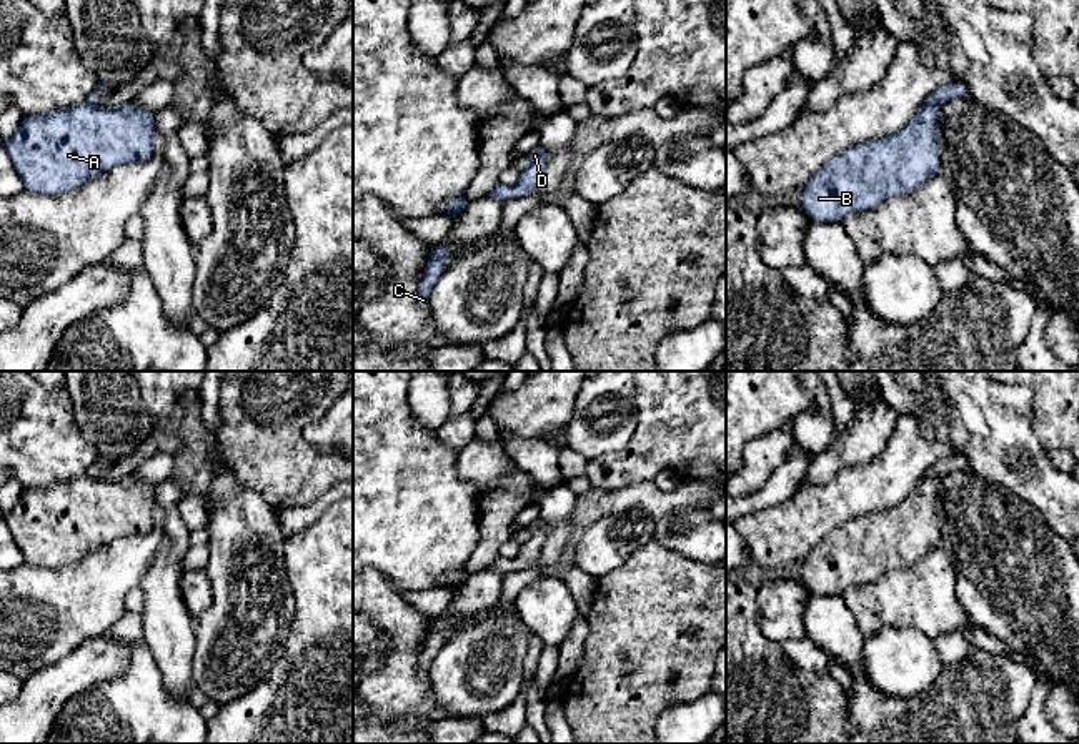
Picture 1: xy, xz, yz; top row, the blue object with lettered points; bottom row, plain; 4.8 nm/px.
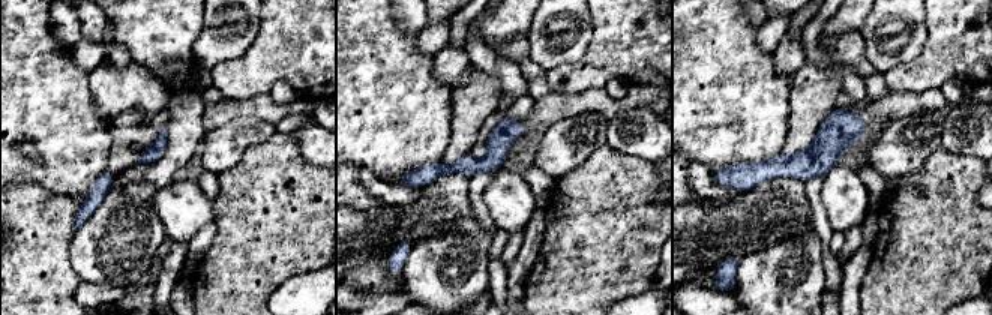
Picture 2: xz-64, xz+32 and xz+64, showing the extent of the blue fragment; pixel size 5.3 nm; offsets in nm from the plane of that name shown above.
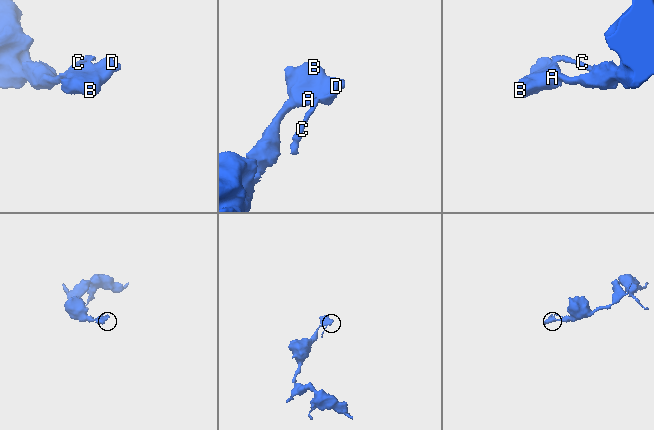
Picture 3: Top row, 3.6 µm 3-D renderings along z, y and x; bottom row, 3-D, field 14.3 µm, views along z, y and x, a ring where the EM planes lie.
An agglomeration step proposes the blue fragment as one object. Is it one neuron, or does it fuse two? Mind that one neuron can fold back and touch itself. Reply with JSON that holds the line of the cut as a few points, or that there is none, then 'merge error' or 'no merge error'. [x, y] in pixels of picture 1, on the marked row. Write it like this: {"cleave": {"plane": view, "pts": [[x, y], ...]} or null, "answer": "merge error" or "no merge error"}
{"cleave": {"plane": "yz", "pts": [[924, 102], [936, 105]]}, "answer": "merge error"}

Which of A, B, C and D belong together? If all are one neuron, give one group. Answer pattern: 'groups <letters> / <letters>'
groups A B D / C

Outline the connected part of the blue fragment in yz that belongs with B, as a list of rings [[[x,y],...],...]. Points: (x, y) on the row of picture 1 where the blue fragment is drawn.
[[[924,103],[898,133],[829,158],[803,188],[801,206],[813,221],[843,221],[853,211],[917,190],[937,173],[937,105]]]

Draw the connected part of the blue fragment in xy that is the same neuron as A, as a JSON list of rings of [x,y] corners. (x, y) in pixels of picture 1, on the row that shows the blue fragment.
[[[135,100],[113,110],[83,102],[68,110],[23,117],[18,130],[0,145],[8,153],[25,190],[55,195],[72,191],[115,166],[148,161],[153,156],[153,135],[155,112],[138,108]]]

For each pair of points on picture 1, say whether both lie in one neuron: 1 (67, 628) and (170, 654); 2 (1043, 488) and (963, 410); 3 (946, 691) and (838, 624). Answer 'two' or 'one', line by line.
1: two
2: one
3: one

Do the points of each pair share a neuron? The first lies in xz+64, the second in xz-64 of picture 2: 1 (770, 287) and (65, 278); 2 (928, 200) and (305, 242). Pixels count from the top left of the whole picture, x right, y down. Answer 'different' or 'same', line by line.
1: different
2: same

